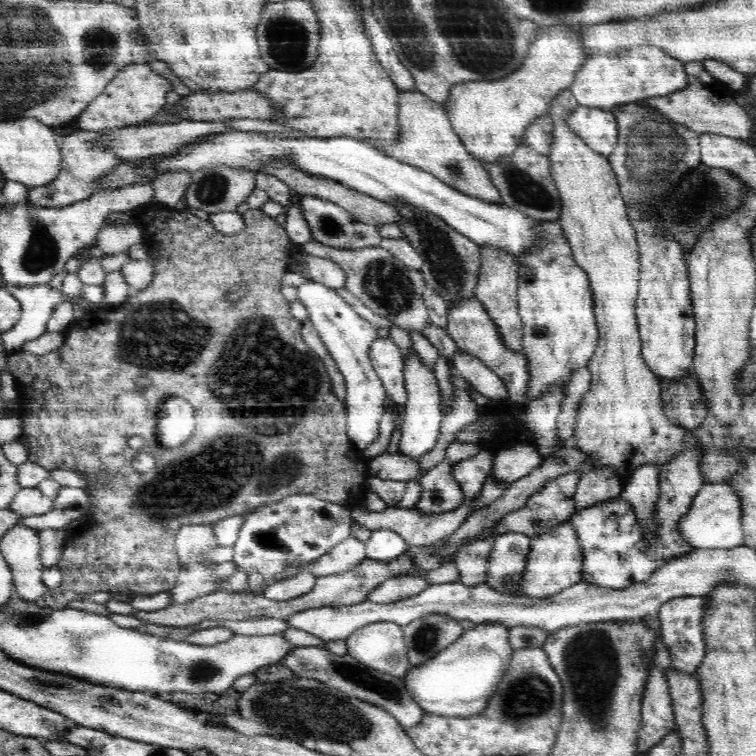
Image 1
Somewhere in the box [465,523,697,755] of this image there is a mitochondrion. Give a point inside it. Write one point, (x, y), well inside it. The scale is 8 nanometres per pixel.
(590, 657)

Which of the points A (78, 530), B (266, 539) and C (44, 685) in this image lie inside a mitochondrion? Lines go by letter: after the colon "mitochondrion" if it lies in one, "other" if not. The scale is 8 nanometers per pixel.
A: other
B: mitochondrion
C: mitochondrion

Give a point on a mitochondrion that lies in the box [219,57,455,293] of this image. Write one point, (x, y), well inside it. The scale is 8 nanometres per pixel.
(329, 225)

